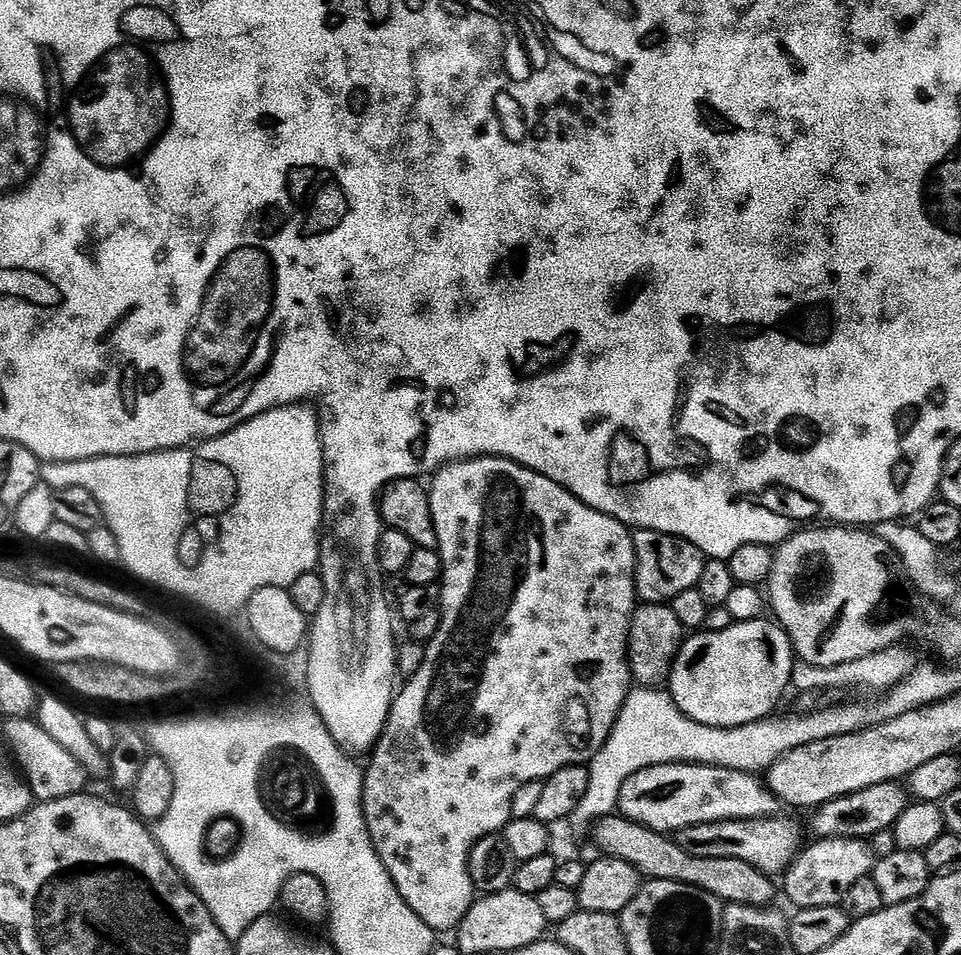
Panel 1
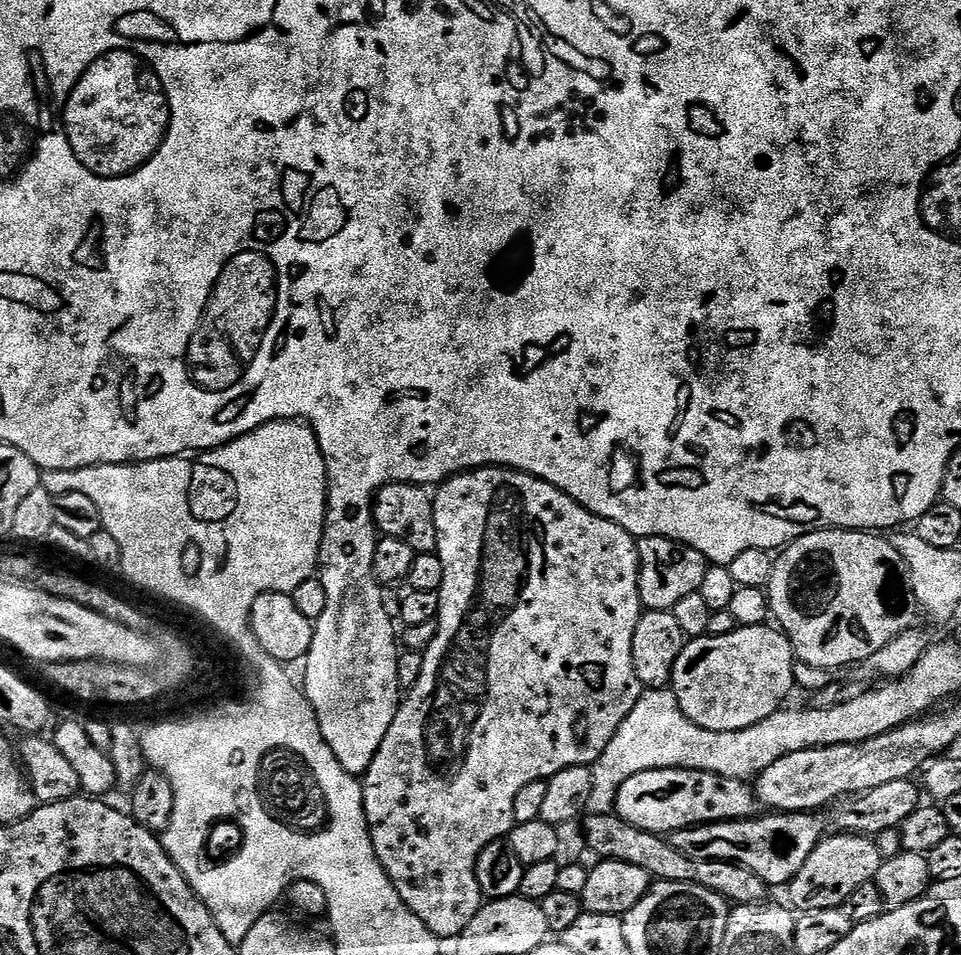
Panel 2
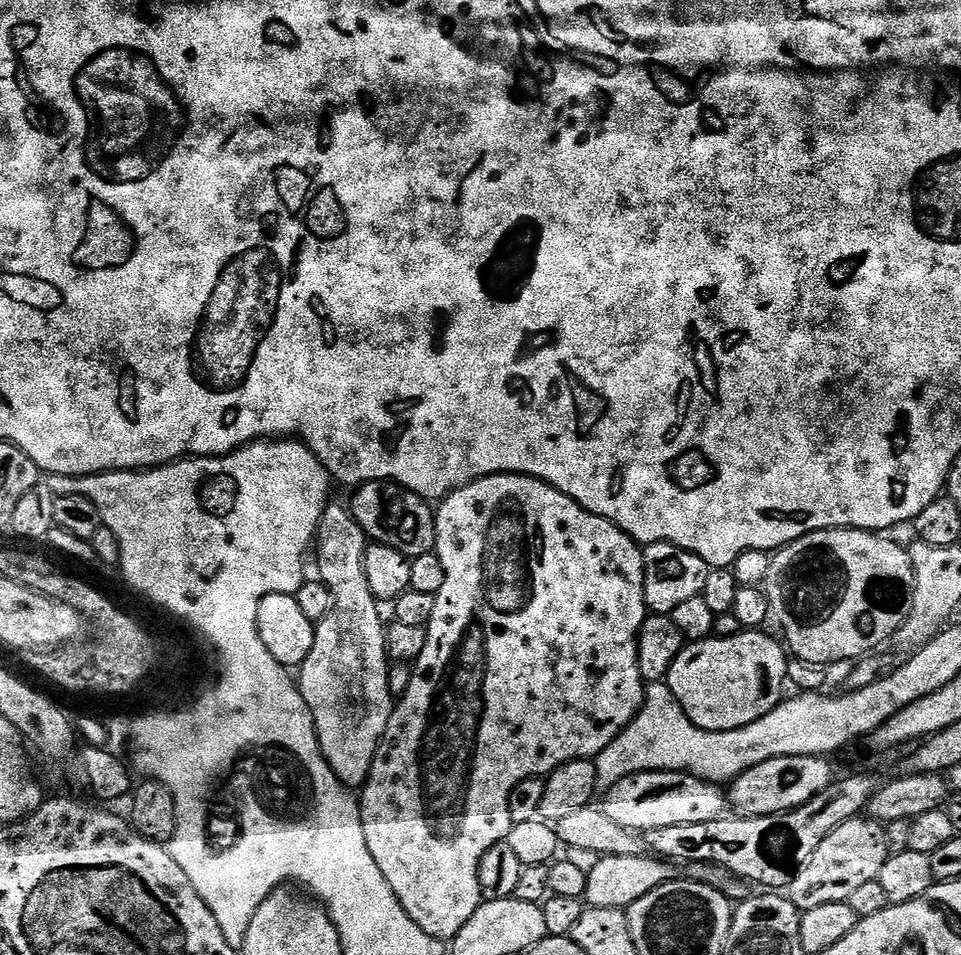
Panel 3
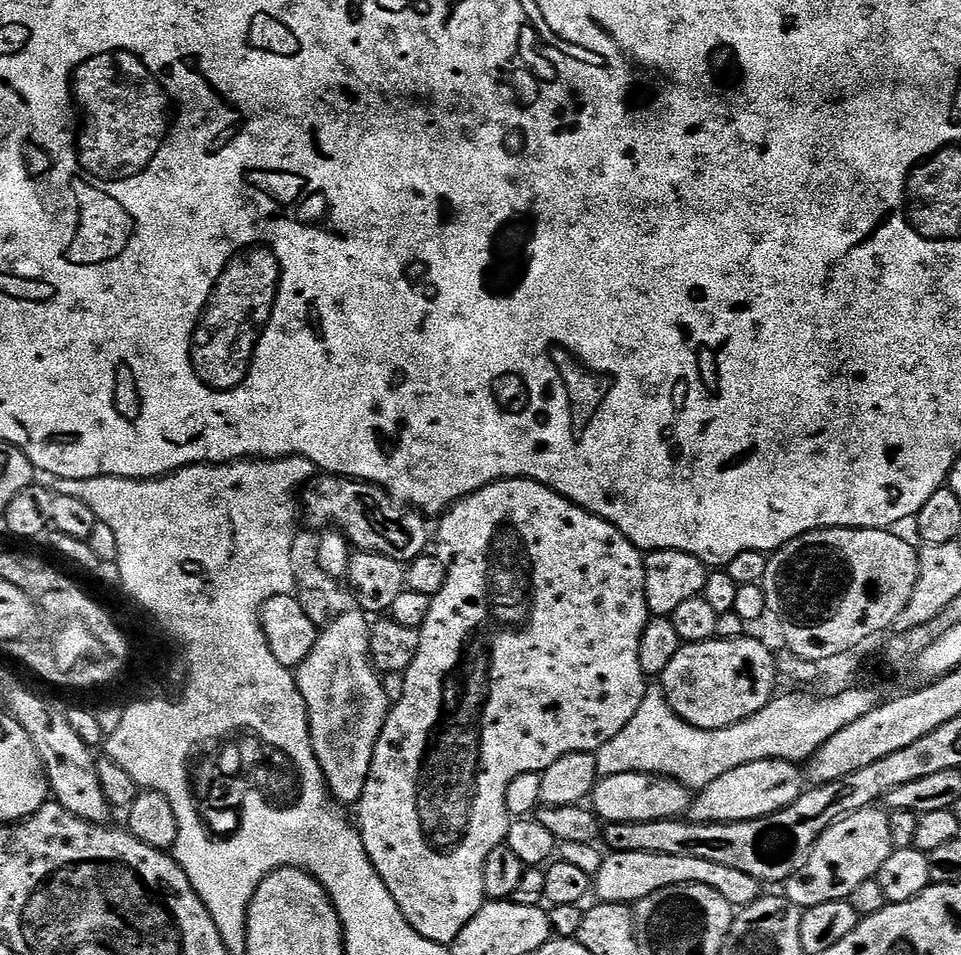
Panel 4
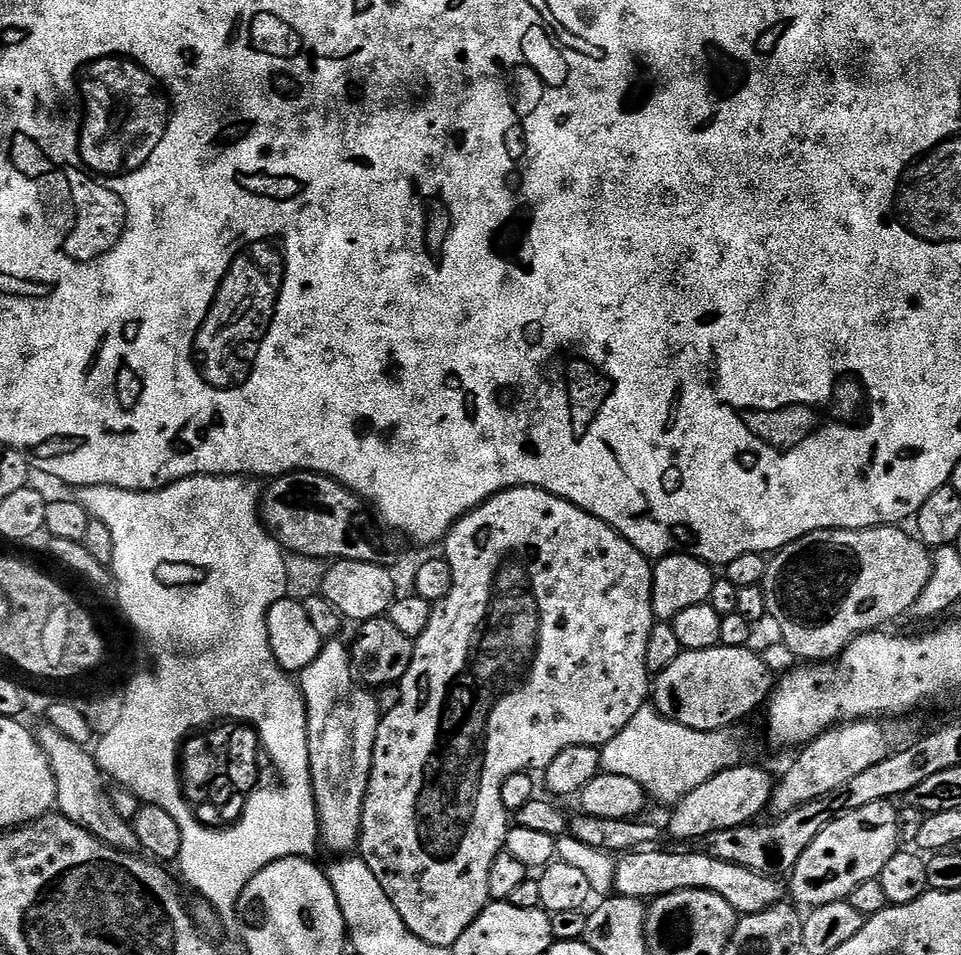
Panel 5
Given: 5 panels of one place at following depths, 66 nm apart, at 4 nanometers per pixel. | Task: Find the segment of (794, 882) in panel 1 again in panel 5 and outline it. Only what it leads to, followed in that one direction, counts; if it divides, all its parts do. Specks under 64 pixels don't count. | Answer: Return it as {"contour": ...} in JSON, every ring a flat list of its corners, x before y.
{"contour":[[893,801,870,802,870,806,842,812,806,846,802,858,792,867,792,881,787,881,787,891,797,905,808,910,847,900,862,882,877,879,882,874,882,866,894,858,900,847,898,808]]}

